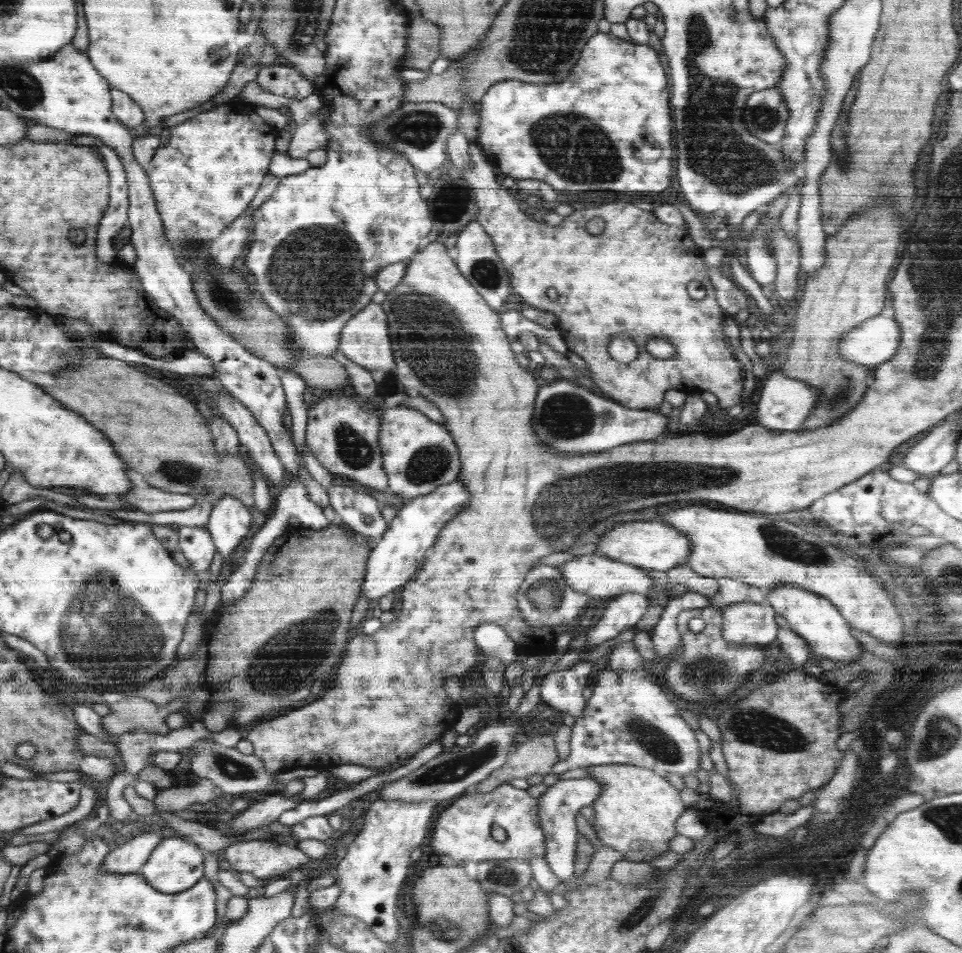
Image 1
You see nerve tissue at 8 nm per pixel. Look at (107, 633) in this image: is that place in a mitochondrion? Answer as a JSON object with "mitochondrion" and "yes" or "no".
{"mitochondrion":"yes"}

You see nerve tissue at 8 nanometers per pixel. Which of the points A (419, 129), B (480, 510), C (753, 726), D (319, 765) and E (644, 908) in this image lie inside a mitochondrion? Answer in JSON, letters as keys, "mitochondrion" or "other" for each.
{"A":"mitochondrion","B":"other","C":"mitochondrion","D":"other","E":"mitochondrion"}

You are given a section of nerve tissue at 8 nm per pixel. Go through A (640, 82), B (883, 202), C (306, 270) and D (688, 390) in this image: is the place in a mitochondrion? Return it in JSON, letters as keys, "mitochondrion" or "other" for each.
{"A":"other","B":"other","C":"mitochondrion","D":"other"}

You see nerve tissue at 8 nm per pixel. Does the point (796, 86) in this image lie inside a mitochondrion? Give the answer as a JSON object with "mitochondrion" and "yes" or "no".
{"mitochondrion":"yes"}

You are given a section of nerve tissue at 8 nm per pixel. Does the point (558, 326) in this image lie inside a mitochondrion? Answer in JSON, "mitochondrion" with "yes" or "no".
{"mitochondrion":"no"}

